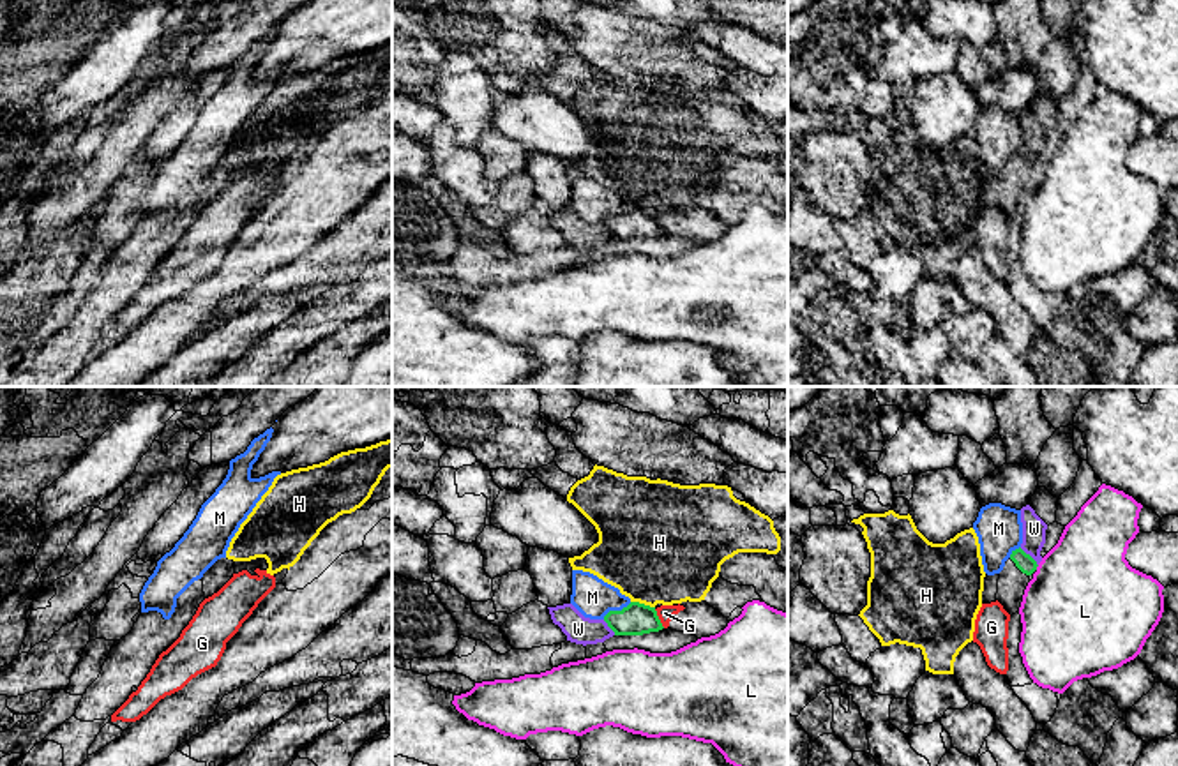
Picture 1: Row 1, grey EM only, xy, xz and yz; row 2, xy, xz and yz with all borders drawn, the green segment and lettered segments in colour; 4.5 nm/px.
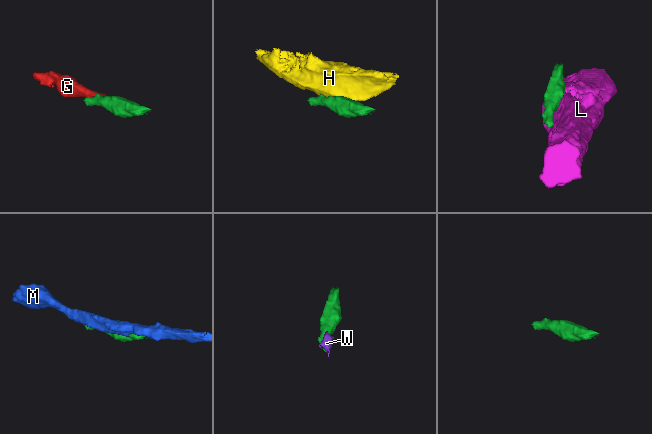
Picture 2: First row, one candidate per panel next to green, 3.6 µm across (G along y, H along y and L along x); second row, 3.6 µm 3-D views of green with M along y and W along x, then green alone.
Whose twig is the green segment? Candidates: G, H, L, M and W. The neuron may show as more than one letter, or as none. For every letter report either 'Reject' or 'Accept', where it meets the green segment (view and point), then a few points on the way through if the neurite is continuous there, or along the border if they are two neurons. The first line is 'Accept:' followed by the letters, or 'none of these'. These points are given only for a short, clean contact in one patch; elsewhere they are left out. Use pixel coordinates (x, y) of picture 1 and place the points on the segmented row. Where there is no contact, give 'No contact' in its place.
Accept: none of these
G: Reject. Touches green at xz (657, 618). Boundary: xz (654, 609), (664, 627)
H: Reject. Touches green at xz (643, 604)
L: Reject. Touches green at yz (1037, 565)
M: Reject. Touches green at xz (617, 611)
W: Reject. Touches green at yz (1030, 556). Boundary: yz (1019, 548), (1037, 565)

